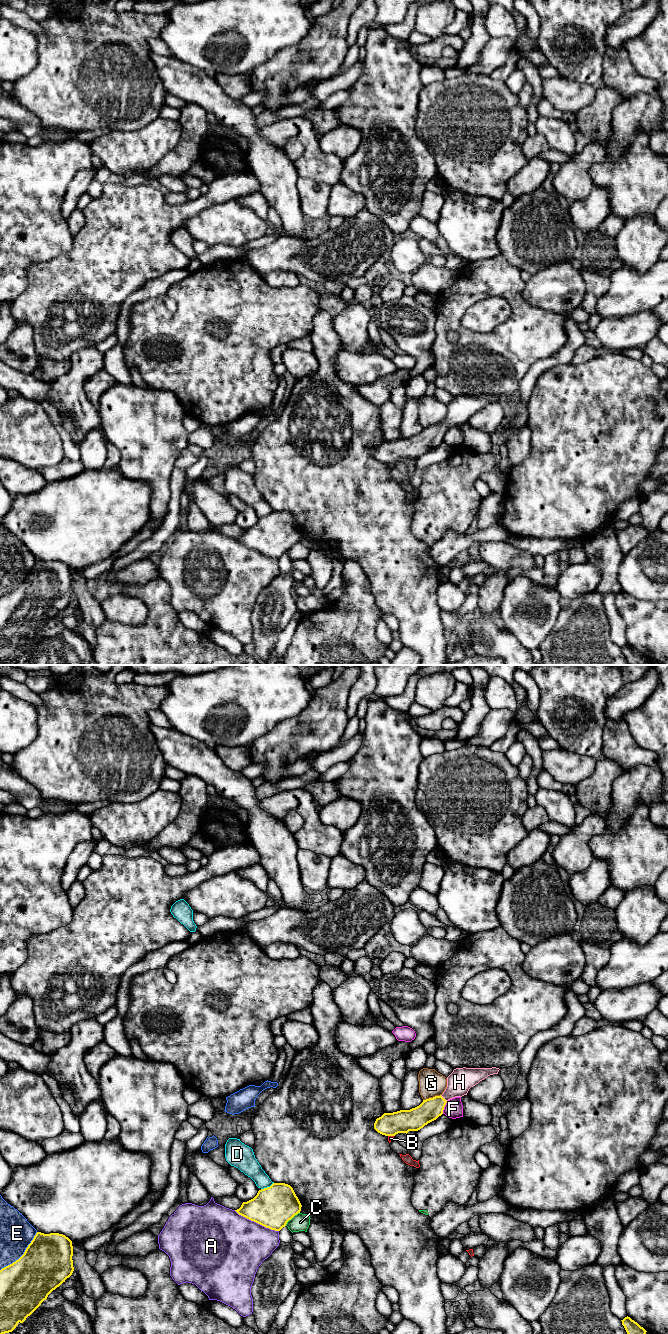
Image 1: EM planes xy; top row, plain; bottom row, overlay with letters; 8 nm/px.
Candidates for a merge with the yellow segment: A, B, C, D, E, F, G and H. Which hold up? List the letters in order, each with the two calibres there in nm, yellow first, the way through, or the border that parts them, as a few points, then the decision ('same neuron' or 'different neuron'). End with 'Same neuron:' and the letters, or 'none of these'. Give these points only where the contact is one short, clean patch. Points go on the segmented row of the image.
A: 320 nm thick on the yellow side, 480 nm on the other; different neuron
B: 190 nm thick on the yellow side, 40 nm on the other; different neuron
C: 320 nm thick on the yellow side, 140 nm on the other; different neuron
D: 320 nm thick on the yellow side, 160 nm on the other; different neuron
E: 400 nm thick on the yellow side, 280 nm on the other; different neuron
F: 180 nm thick on the yellow side, 150 nm on the other; border along xy (447, 1101), (442, 1113); different neuron
G: 180 nm thick on the yellow side, 200 nm on the other; border along xy (440, 1094), (423, 1100); different neuron
H: 180 nm thick on the yellow side, 200 nm on the other; runs through xy (430, 1109), (443, 1098), (459, 1082); same neuron
Same neuron: H

